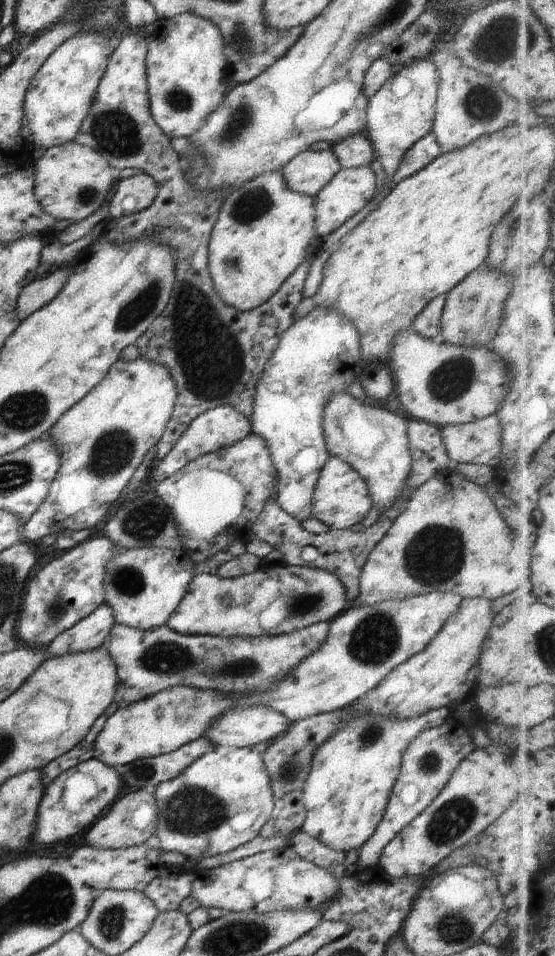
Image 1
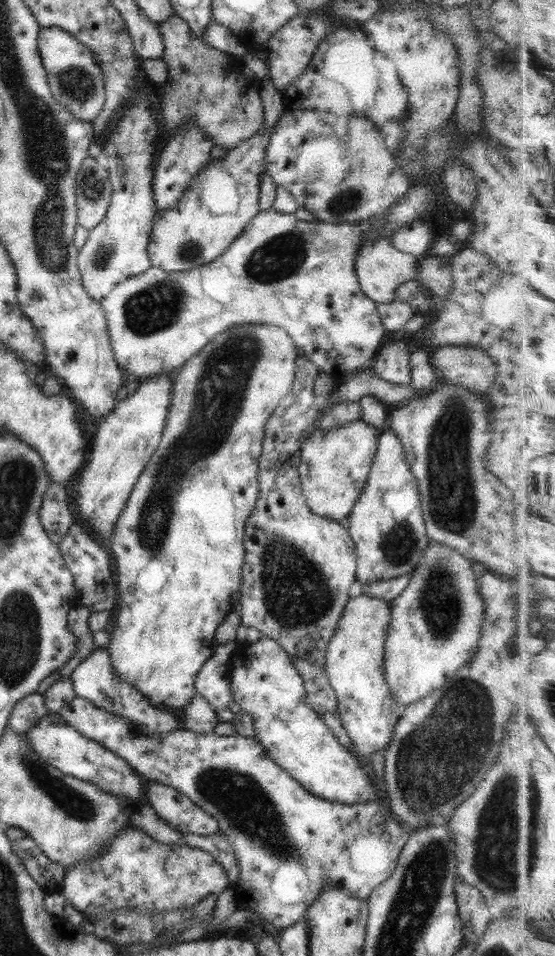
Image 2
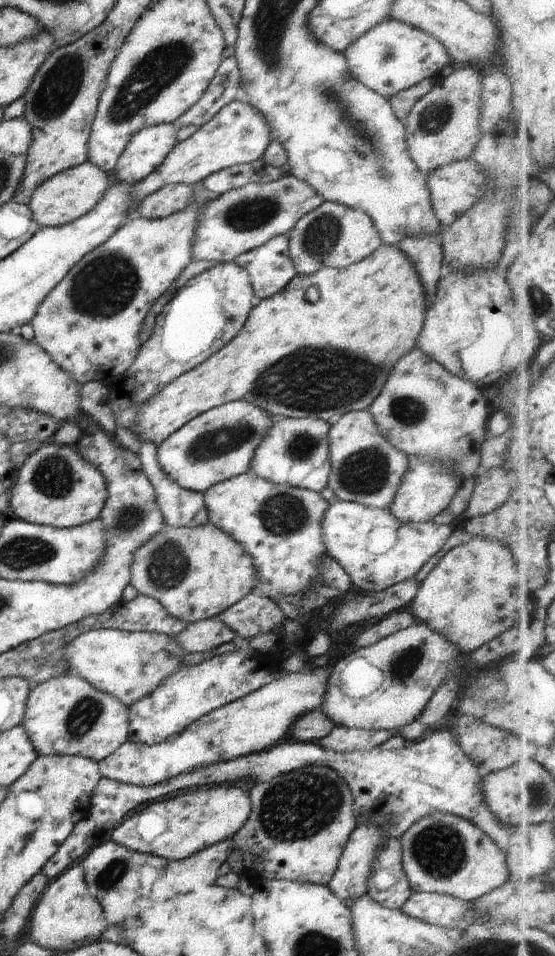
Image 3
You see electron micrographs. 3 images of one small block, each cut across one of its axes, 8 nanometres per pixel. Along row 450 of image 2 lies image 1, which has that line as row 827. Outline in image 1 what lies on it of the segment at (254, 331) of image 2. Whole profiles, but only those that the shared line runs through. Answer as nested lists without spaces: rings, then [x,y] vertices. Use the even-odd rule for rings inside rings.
[[[218,745],[185,768],[181,775],[151,789],[157,806],[154,834],[160,842],[159,850],[174,850],[188,859],[201,860],[230,852],[256,838],[274,806],[263,756],[253,747]]]

